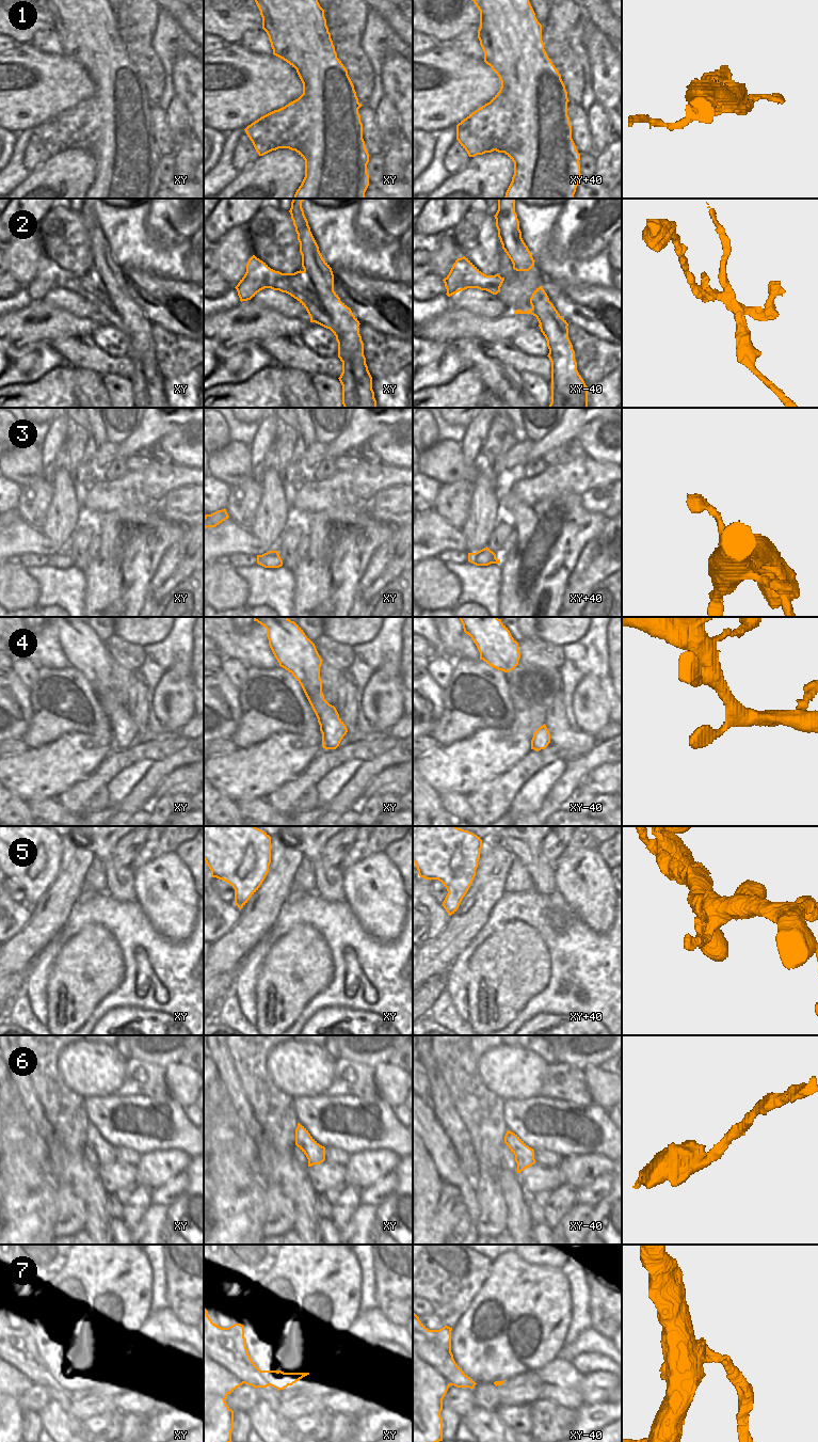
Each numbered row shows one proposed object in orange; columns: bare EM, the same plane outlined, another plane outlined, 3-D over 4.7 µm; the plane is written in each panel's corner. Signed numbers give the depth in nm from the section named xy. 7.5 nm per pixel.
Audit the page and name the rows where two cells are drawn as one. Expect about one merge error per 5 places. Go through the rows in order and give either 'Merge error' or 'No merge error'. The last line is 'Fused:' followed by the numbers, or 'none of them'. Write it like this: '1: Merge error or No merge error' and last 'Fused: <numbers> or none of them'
1: Merge error
2: Merge error
3: No merge error
4: No merge error
5: No merge error
6: No merge error
7: Merge error
Fused: 1, 2, 7

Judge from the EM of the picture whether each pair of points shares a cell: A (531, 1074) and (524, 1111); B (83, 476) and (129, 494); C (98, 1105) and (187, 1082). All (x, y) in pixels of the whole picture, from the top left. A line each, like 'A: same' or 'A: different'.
A: different
B: different
C: different

